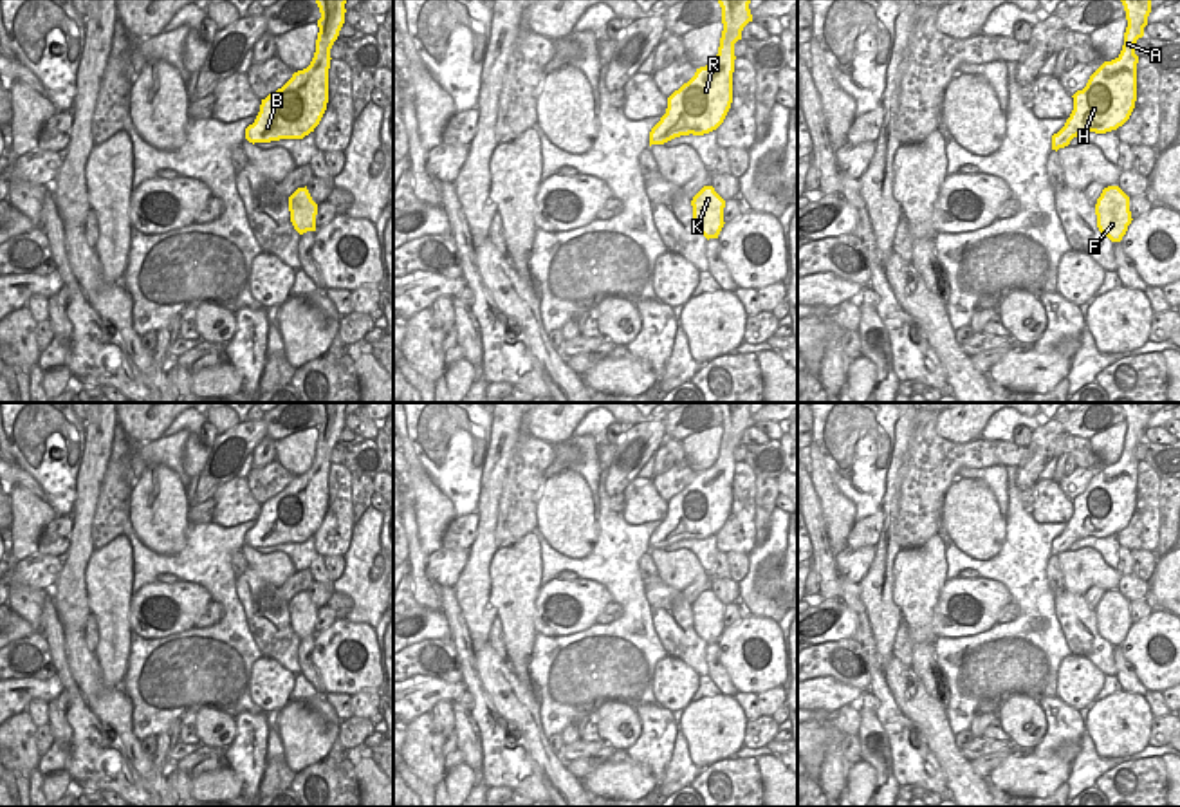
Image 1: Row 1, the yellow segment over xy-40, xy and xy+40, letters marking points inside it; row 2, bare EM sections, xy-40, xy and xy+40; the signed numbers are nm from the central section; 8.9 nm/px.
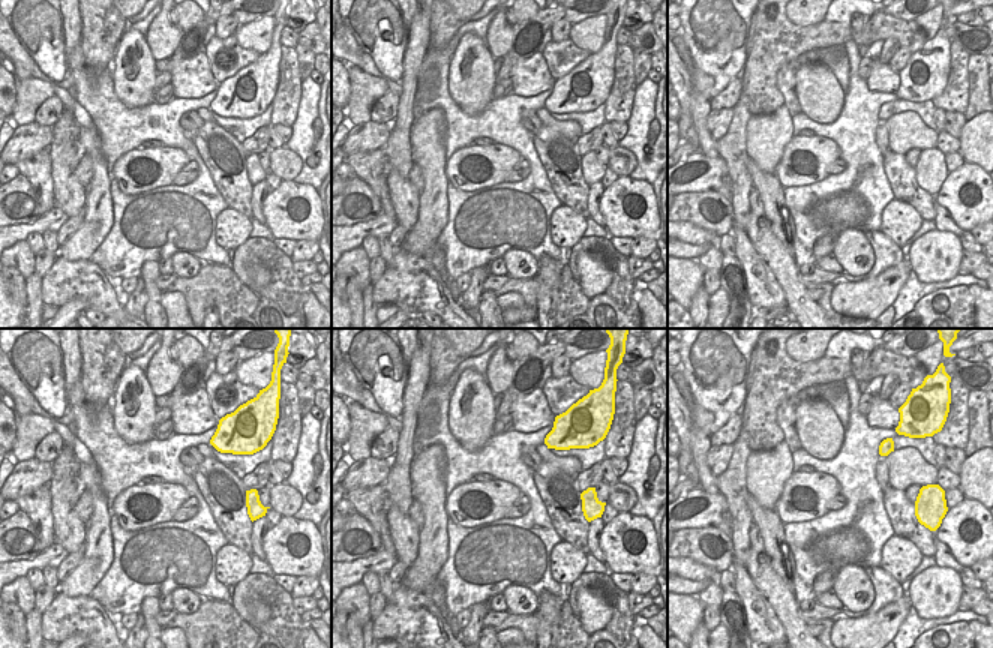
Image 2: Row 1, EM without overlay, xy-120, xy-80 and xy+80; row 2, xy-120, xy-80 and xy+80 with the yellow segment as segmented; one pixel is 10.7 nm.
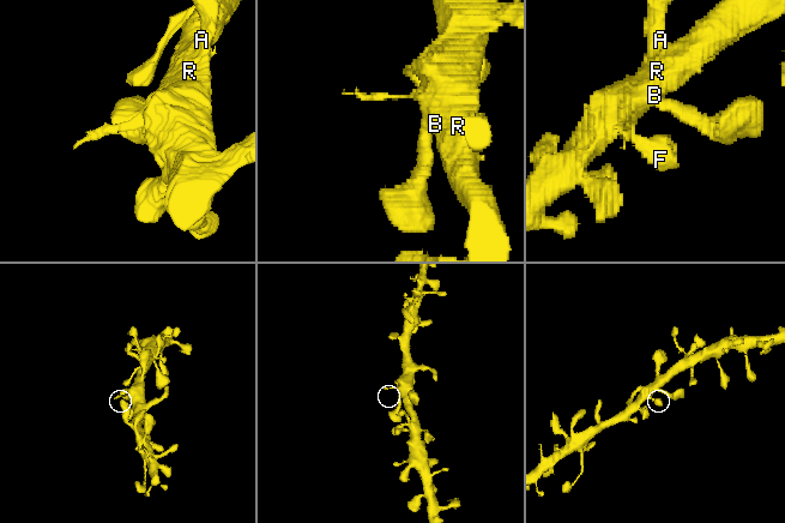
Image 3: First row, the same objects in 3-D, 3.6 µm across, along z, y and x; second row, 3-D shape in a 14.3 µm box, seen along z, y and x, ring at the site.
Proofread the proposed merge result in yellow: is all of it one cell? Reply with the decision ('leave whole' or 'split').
leave whole

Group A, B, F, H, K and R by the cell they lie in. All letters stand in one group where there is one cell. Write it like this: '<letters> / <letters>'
A B F H K R

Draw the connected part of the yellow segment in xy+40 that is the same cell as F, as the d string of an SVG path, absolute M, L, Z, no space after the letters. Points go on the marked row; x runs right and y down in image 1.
M1119 186L1102 190L1095 204L1097 227L1111 242L1120 242L1131 224L1129 197Z

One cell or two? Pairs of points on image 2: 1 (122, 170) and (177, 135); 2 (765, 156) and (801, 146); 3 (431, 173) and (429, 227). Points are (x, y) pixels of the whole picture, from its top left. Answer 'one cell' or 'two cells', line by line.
1: two cells
2: two cells
3: one cell

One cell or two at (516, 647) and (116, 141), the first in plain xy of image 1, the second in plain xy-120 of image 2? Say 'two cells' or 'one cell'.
two cells

